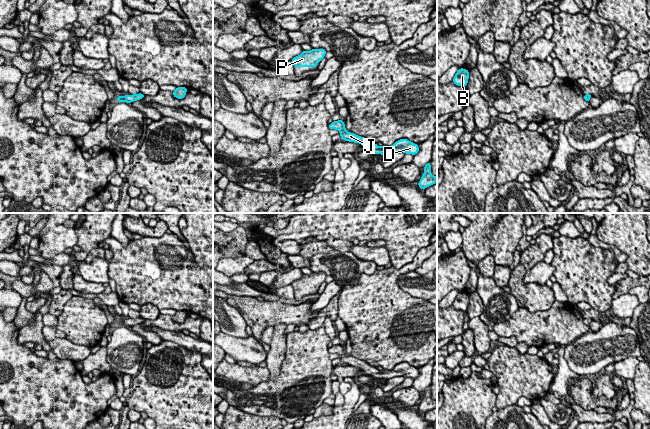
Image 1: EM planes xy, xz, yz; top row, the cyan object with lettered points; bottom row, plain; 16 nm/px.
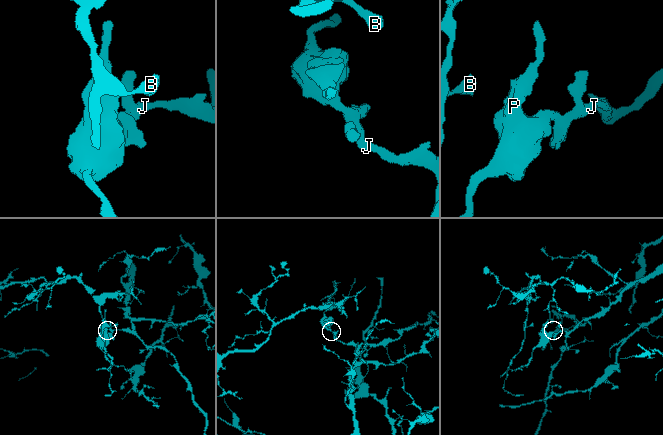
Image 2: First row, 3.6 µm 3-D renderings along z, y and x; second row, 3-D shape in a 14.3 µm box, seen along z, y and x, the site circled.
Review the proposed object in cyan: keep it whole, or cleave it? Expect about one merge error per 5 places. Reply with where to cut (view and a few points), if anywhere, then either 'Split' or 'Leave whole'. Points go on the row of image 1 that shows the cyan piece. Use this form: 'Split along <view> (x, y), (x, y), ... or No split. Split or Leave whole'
No split. Leave whole

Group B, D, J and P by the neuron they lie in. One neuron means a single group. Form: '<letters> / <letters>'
B D J P

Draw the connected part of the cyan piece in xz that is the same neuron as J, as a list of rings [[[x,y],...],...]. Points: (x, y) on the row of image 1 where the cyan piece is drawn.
[[[344,120],[333,121],[328,127],[330,130],[338,130],[340,132],[341,140],[360,143],[365,151],[372,152],[375,155],[381,154],[389,156],[393,153],[403,152],[415,156],[419,152],[419,146],[408,139],[399,139],[391,146],[383,145],[380,147],[364,137],[358,136],[352,132],[347,132]]]

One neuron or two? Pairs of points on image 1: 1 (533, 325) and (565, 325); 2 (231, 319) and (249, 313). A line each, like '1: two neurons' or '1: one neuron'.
1: one neuron
2: two neurons

